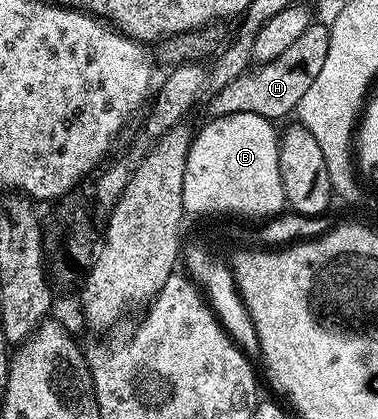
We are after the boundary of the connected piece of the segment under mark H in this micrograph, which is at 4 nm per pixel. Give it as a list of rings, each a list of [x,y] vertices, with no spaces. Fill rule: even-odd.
[[[312,22],[309,29],[305,29],[279,57],[260,64],[257,68],[251,67],[226,87],[214,92],[209,103],[209,113],[212,116],[237,112],[257,113],[272,121],[279,121],[279,118],[287,114],[290,116],[325,62],[329,31],[330,28],[325,23]]]

